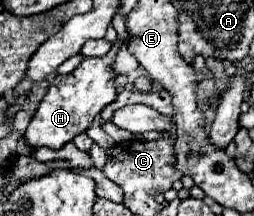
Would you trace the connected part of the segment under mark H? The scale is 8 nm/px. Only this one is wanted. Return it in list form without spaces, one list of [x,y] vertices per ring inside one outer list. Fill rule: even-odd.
[[[117,39],[109,53],[105,57],[91,57],[83,59],[83,63],[69,75],[57,77],[57,83],[49,85],[43,101],[37,107],[35,117],[31,119],[25,141],[31,147],[49,147],[49,149],[61,149],[65,143],[69,143],[75,135],[85,133],[87,127],[93,123],[93,119],[117,99],[117,87],[115,87],[115,57],[119,47],[123,45],[121,39]]]

